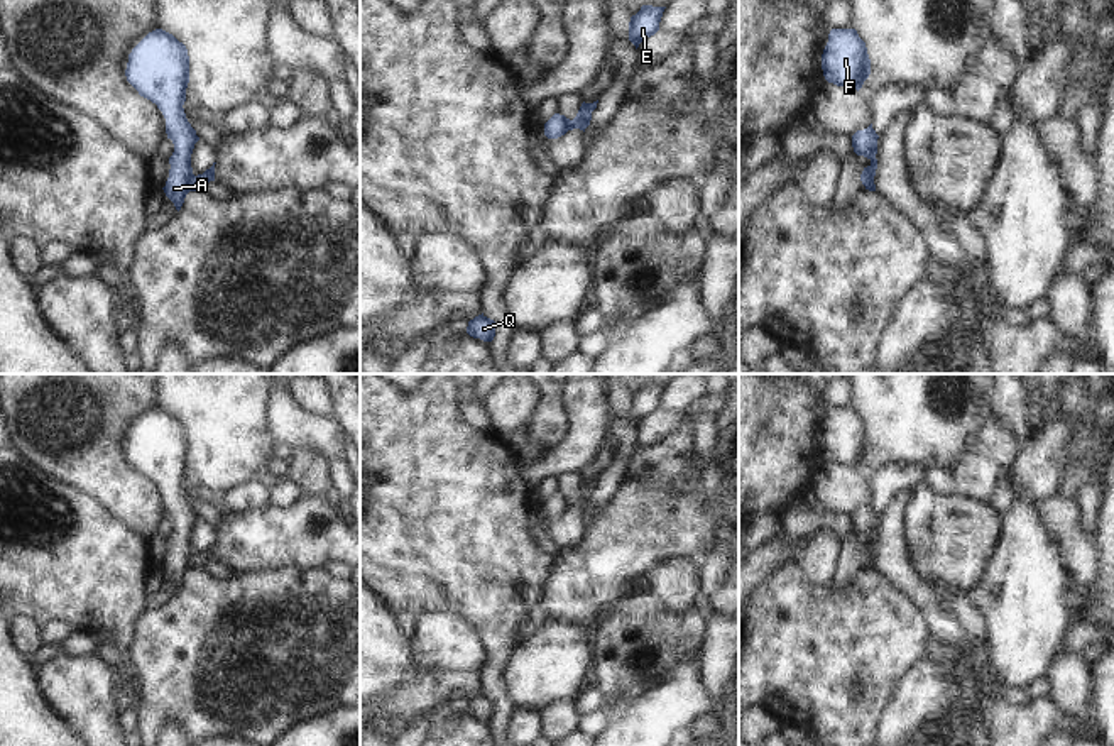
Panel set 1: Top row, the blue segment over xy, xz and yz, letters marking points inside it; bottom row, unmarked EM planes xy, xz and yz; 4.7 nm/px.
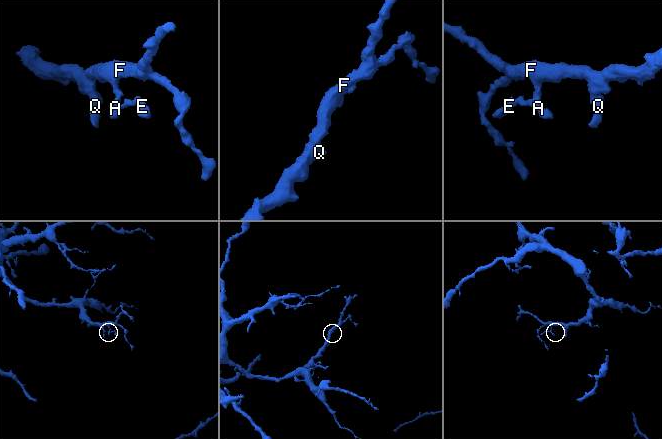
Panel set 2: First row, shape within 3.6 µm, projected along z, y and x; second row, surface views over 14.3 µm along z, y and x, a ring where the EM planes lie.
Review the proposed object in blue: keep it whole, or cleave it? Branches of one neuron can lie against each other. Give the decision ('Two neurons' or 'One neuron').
Two neurons

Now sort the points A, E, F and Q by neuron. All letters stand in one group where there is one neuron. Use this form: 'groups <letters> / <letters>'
groups A F Q / E

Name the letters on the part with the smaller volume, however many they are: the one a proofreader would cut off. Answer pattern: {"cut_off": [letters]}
{"cut_off": ["E"]}

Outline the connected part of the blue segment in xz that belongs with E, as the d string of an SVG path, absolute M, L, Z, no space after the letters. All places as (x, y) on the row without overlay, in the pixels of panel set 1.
M642 384L641 389L631 396L629 420L639 426L642 420L659 409L659 401L666 386Z

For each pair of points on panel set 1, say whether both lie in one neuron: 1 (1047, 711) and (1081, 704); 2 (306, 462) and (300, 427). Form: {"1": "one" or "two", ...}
{"1": "two", "2": "two"}

